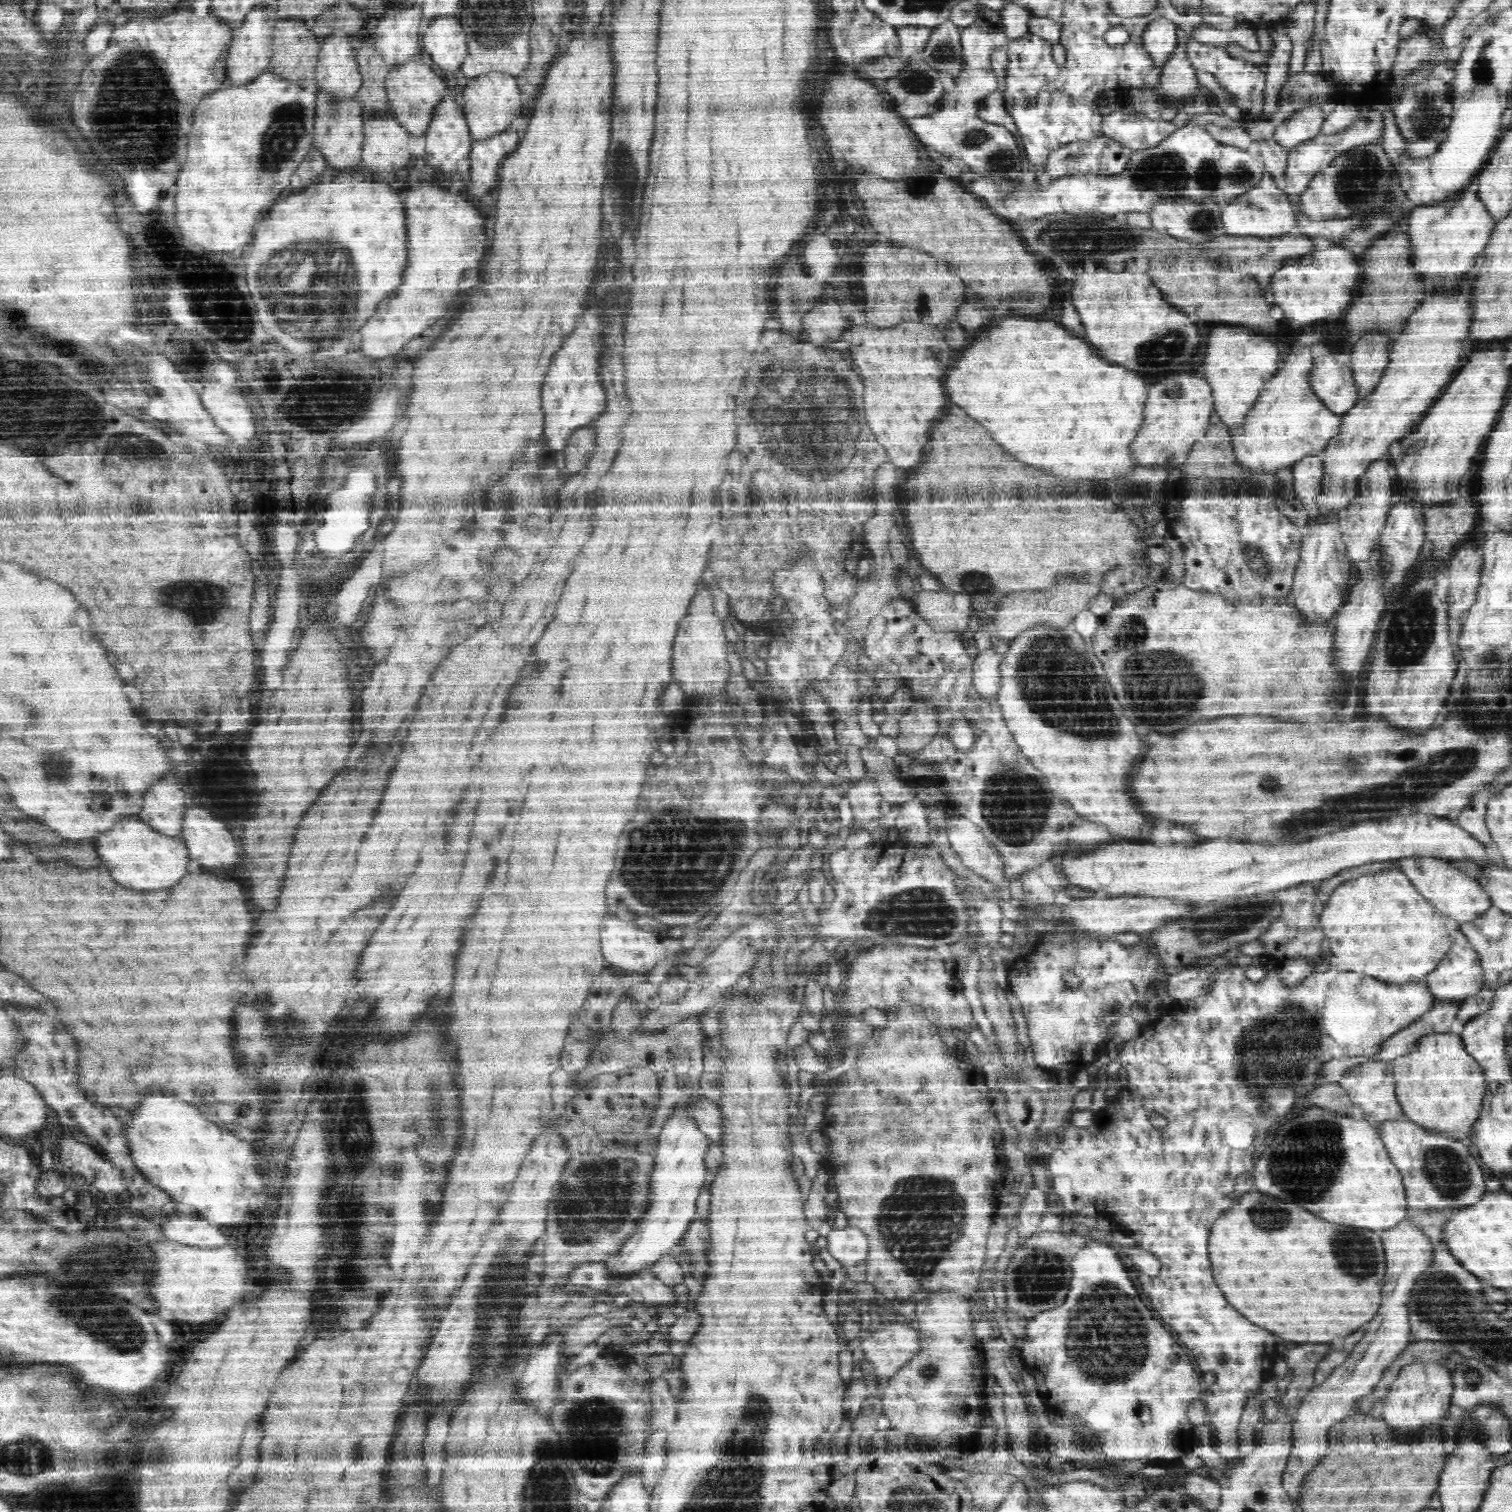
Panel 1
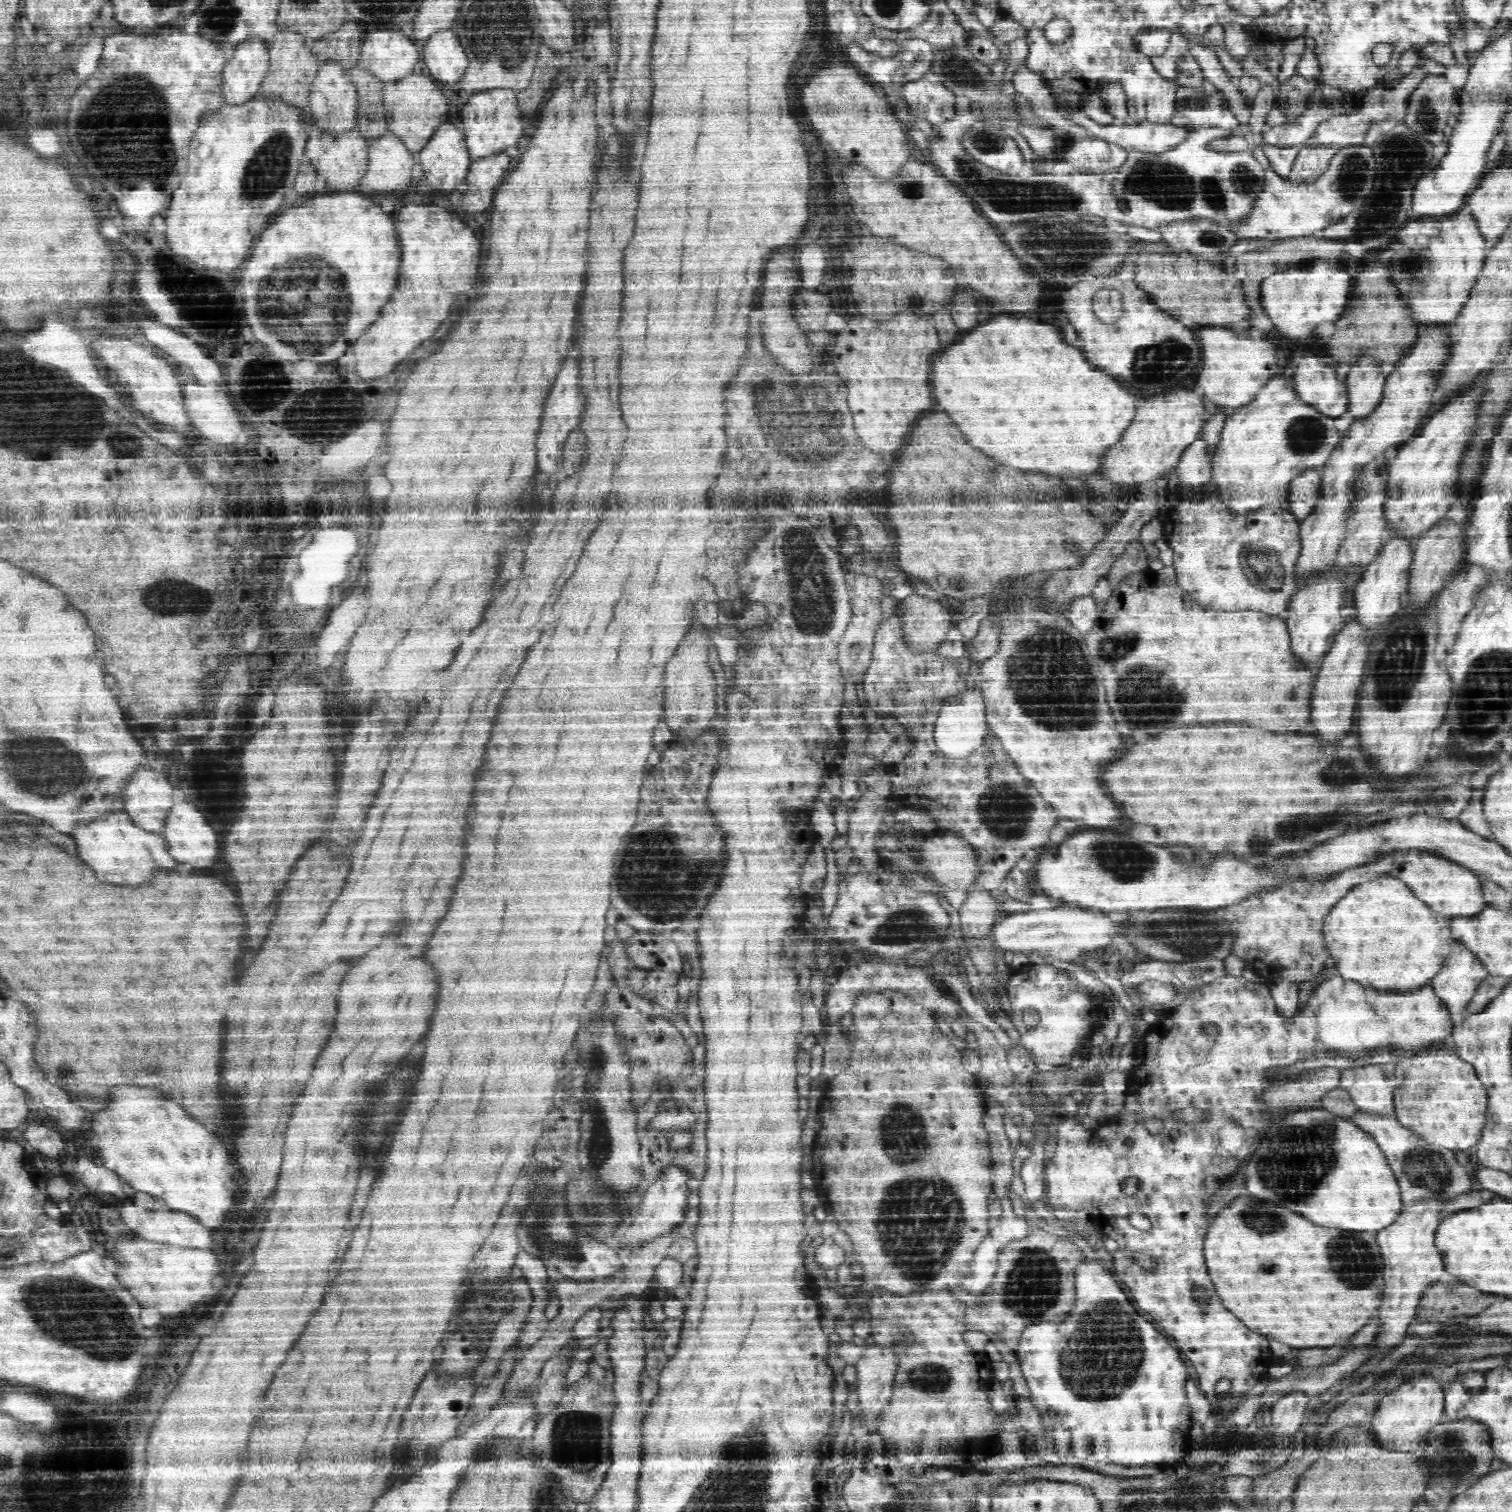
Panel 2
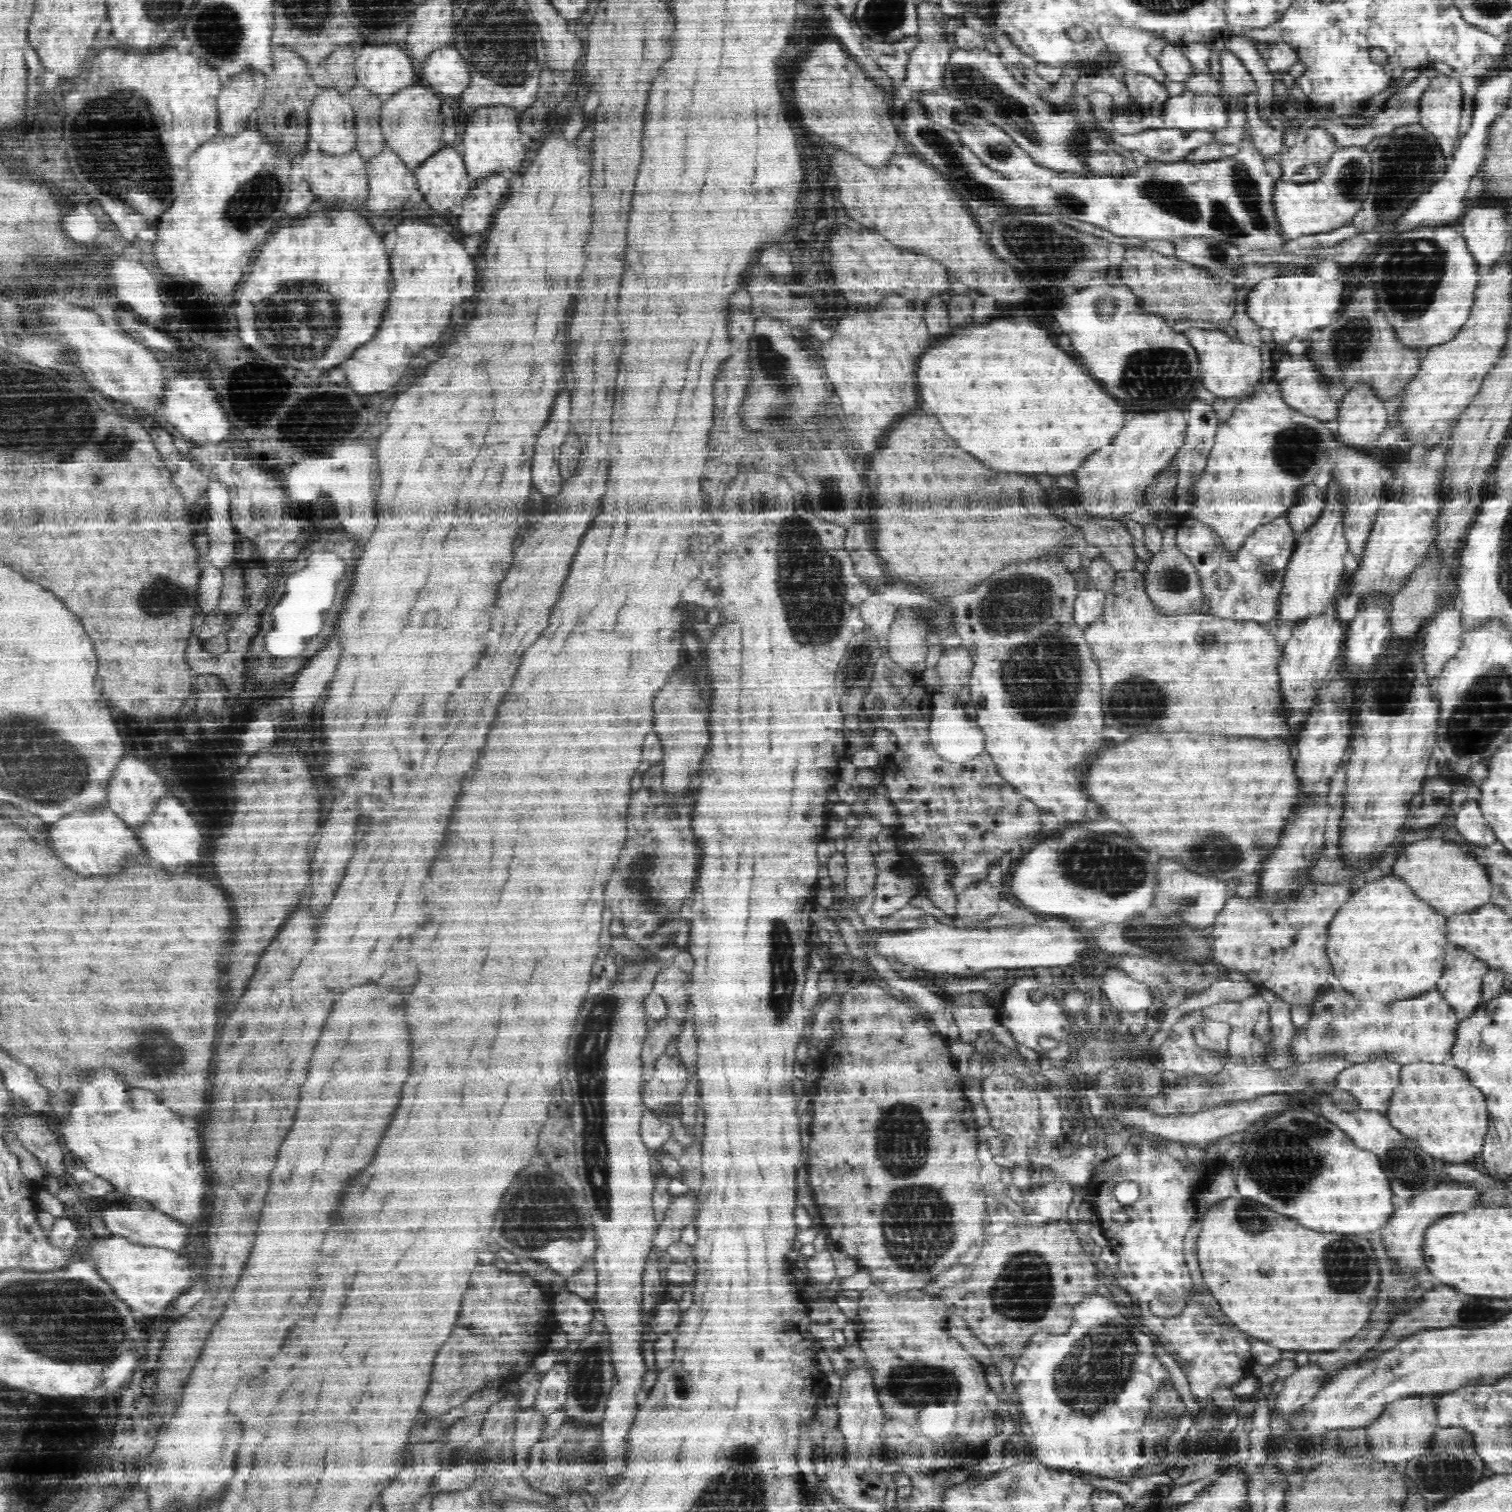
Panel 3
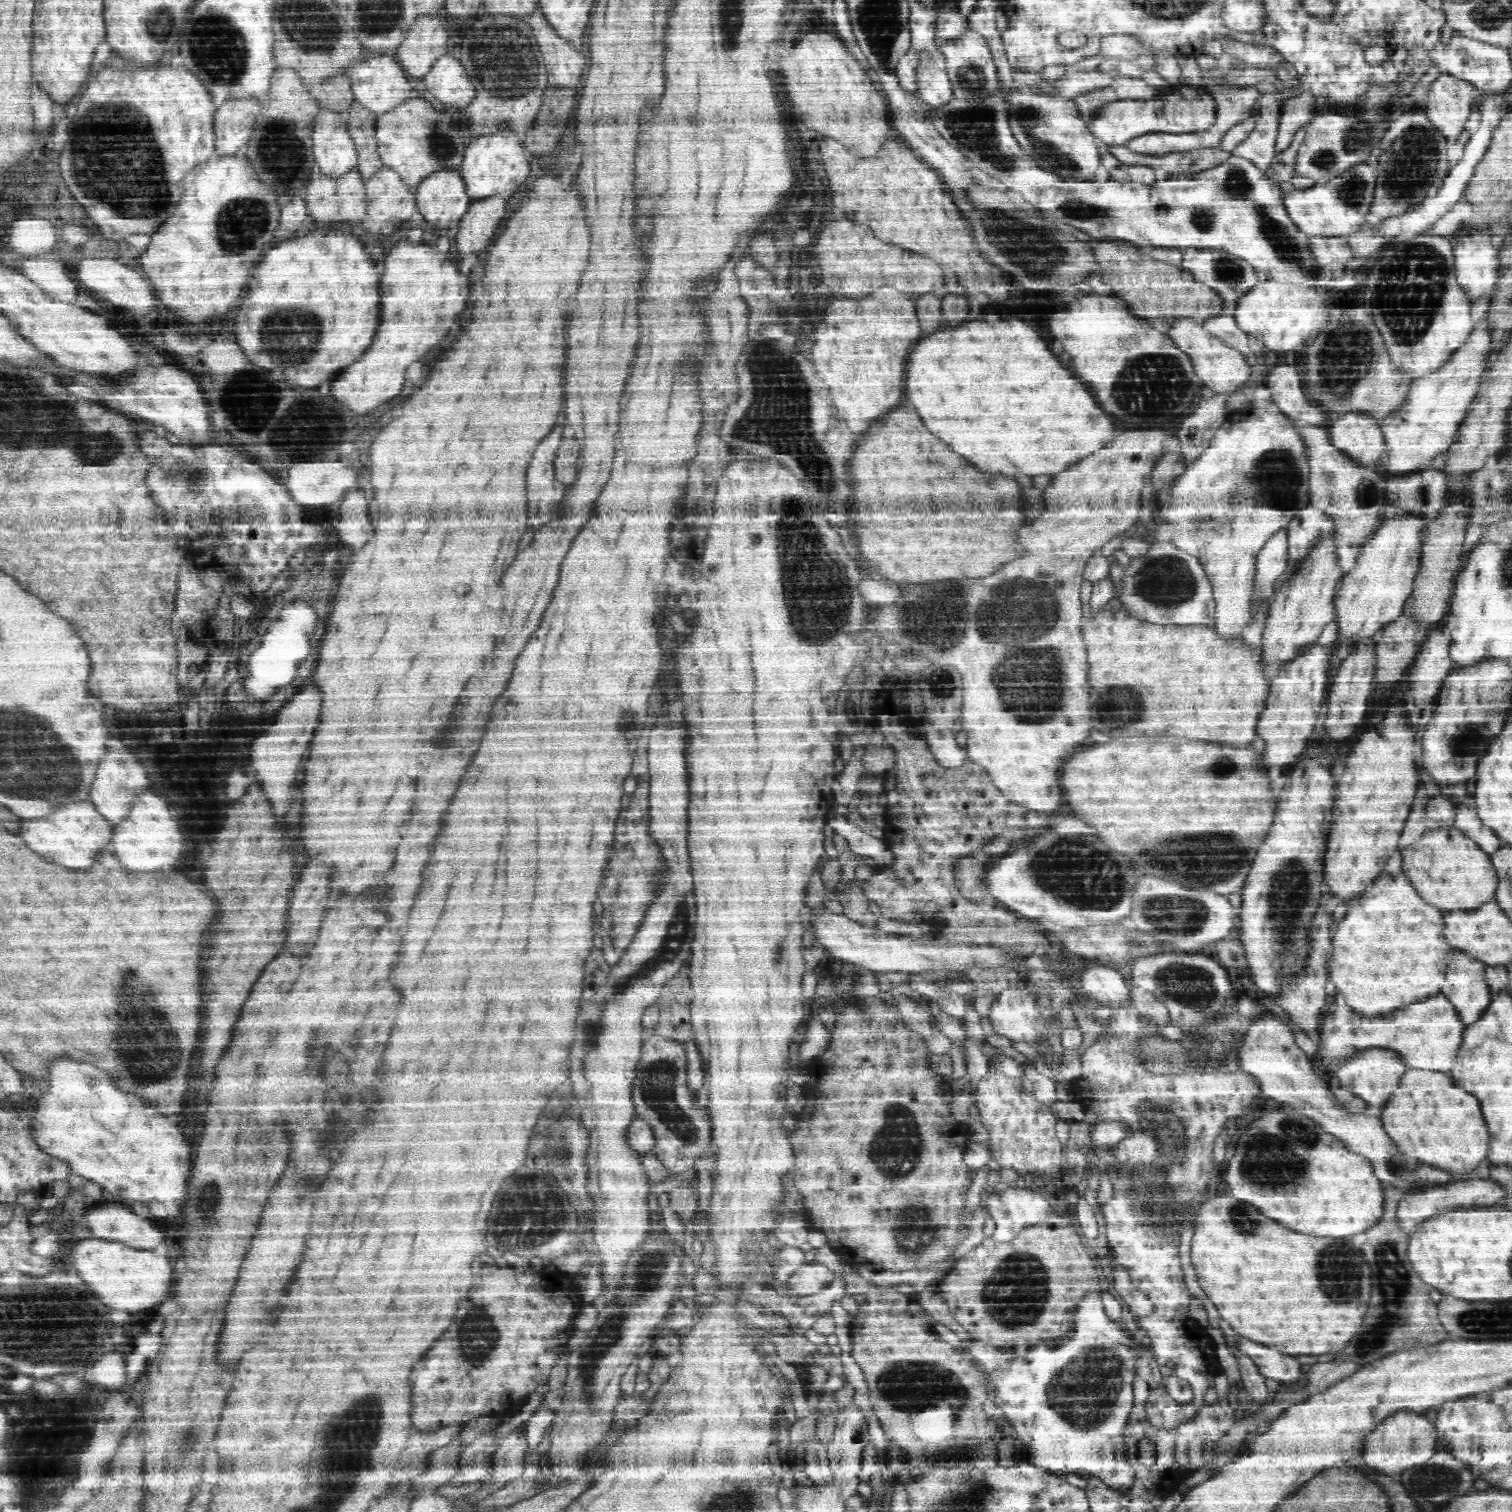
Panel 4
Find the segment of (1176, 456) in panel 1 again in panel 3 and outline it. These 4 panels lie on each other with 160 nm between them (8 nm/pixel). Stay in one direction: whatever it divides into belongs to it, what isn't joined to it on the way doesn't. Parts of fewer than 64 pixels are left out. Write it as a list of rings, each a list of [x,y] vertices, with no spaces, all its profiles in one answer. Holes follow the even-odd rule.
[[[1170,406],[1164,410],[1150,410],[1128,420],[1112,444],[1094,452],[1094,456],[1086,460],[1086,466],[1076,472],[1080,480],[1080,506],[1094,516],[1115,518],[1115,521],[1142,507],[1145,488],[1155,481],[1159,473],[1171,466],[1186,442],[1187,408]]]

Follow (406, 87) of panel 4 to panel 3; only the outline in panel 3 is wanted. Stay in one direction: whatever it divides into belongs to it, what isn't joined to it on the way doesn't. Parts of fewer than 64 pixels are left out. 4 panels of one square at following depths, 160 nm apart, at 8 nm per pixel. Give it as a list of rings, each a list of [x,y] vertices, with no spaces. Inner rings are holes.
[[[361,44],[355,57],[357,80],[387,97],[413,82],[414,66],[403,44]]]

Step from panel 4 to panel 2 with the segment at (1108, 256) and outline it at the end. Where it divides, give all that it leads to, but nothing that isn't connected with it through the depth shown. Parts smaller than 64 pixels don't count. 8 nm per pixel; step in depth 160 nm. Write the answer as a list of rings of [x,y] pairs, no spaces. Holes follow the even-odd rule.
[[[1144,252],[1140,254],[1136,266],[1138,266],[1136,282],[1152,295],[1152,301],[1155,301],[1162,310],[1170,312],[1171,316],[1186,320],[1186,326],[1192,330],[1198,330],[1200,324],[1212,324],[1212,326],[1238,324],[1238,322],[1246,322],[1252,318],[1252,310],[1250,306],[1244,304],[1244,294],[1240,292],[1242,282],[1226,274],[1226,270],[1220,270],[1220,266],[1196,260],[1194,254],[1188,254],[1188,252],[1180,252],[1180,254],[1150,252],[1148,254]]]

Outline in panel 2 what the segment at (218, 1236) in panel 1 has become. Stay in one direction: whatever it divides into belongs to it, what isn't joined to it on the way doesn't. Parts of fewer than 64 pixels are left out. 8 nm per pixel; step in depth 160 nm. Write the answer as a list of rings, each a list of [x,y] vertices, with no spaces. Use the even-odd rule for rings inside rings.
[[[124,1204],[120,1212],[124,1224],[148,1240],[170,1242],[188,1248],[206,1248],[214,1242],[212,1230],[186,1212],[154,1212],[142,1210],[134,1204]]]

